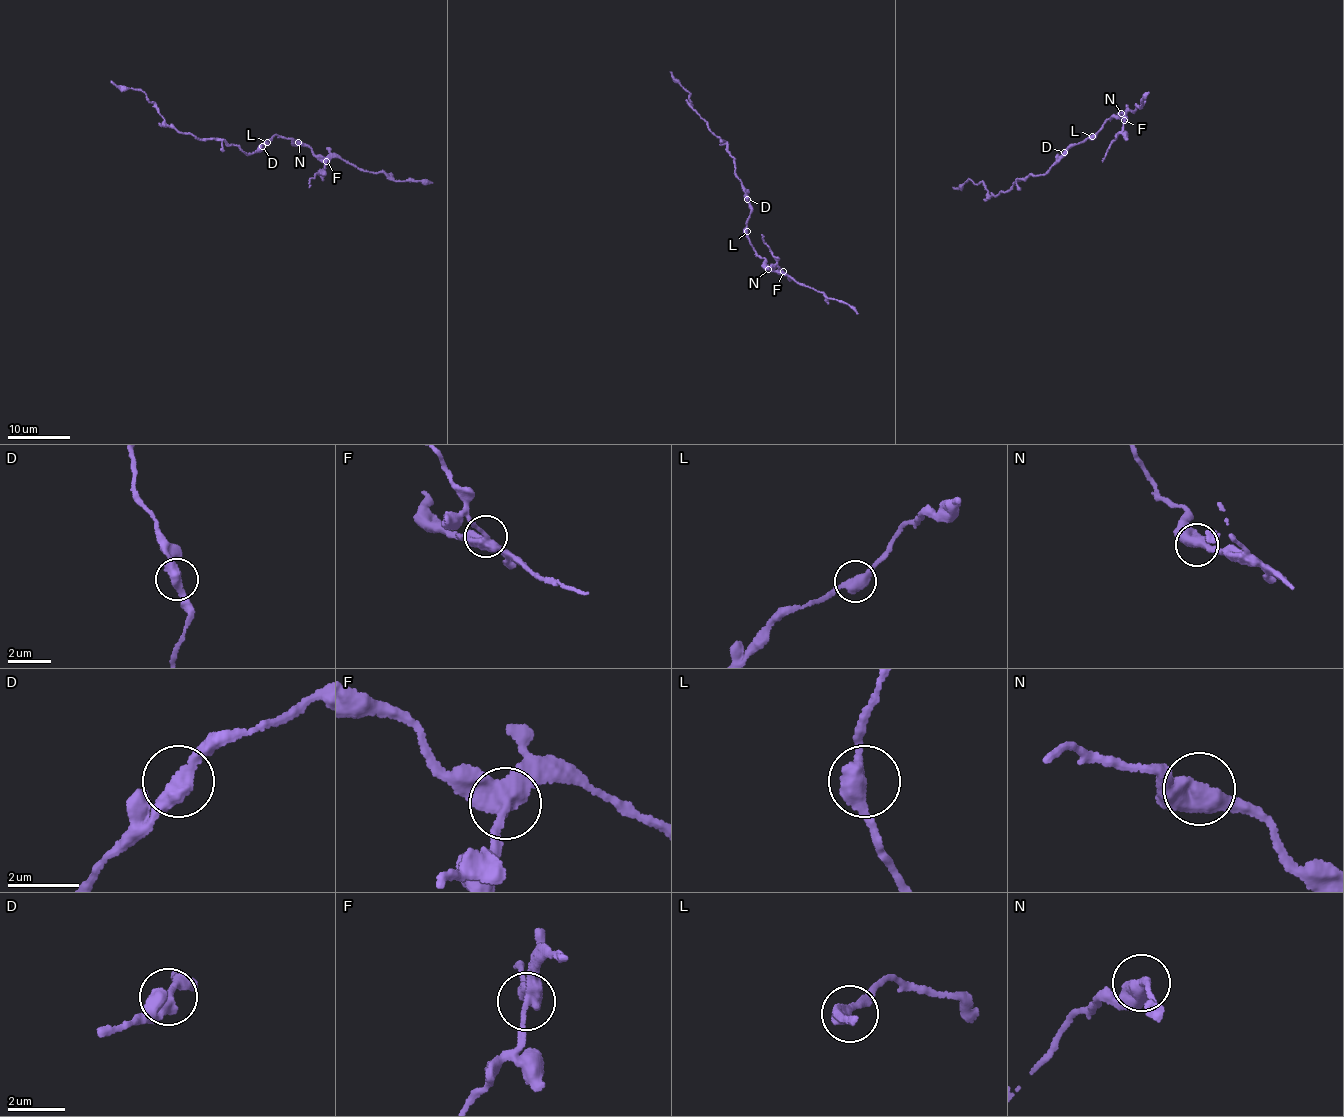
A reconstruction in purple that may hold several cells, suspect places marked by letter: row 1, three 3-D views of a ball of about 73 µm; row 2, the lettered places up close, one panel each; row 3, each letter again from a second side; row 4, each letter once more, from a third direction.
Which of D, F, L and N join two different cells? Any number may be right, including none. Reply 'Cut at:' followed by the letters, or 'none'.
Cut at: D, F

